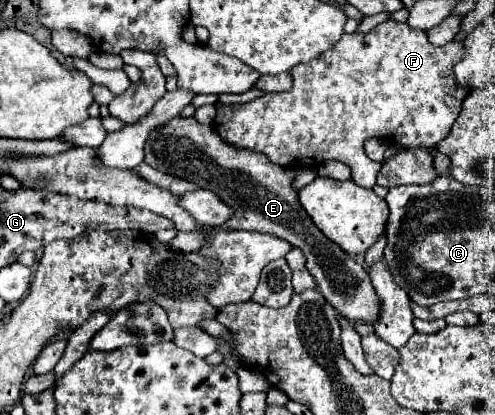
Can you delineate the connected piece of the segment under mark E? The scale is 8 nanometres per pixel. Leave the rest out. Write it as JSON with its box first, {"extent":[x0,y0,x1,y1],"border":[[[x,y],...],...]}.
{"extent":[146,117,382,325],"border":[[[174,117],[162,129],[156,129],[146,141],[146,163],[174,177],[192,181],[200,189],[210,189],[228,207],[232,207],[234,215],[224,225],[212,229],[248,229],[272,233],[286,239],[294,247],[300,247],[306,255],[306,267],[316,277],[320,293],[342,317],[352,323],[362,321],[370,325],[380,319],[382,301],[366,269],[350,259],[350,255],[344,253],[336,243],[324,237],[324,233],[316,229],[312,219],[298,205],[296,191],[292,189],[294,169],[284,169],[270,163],[266,157],[224,145],[214,127],[200,125],[194,117]]]}

